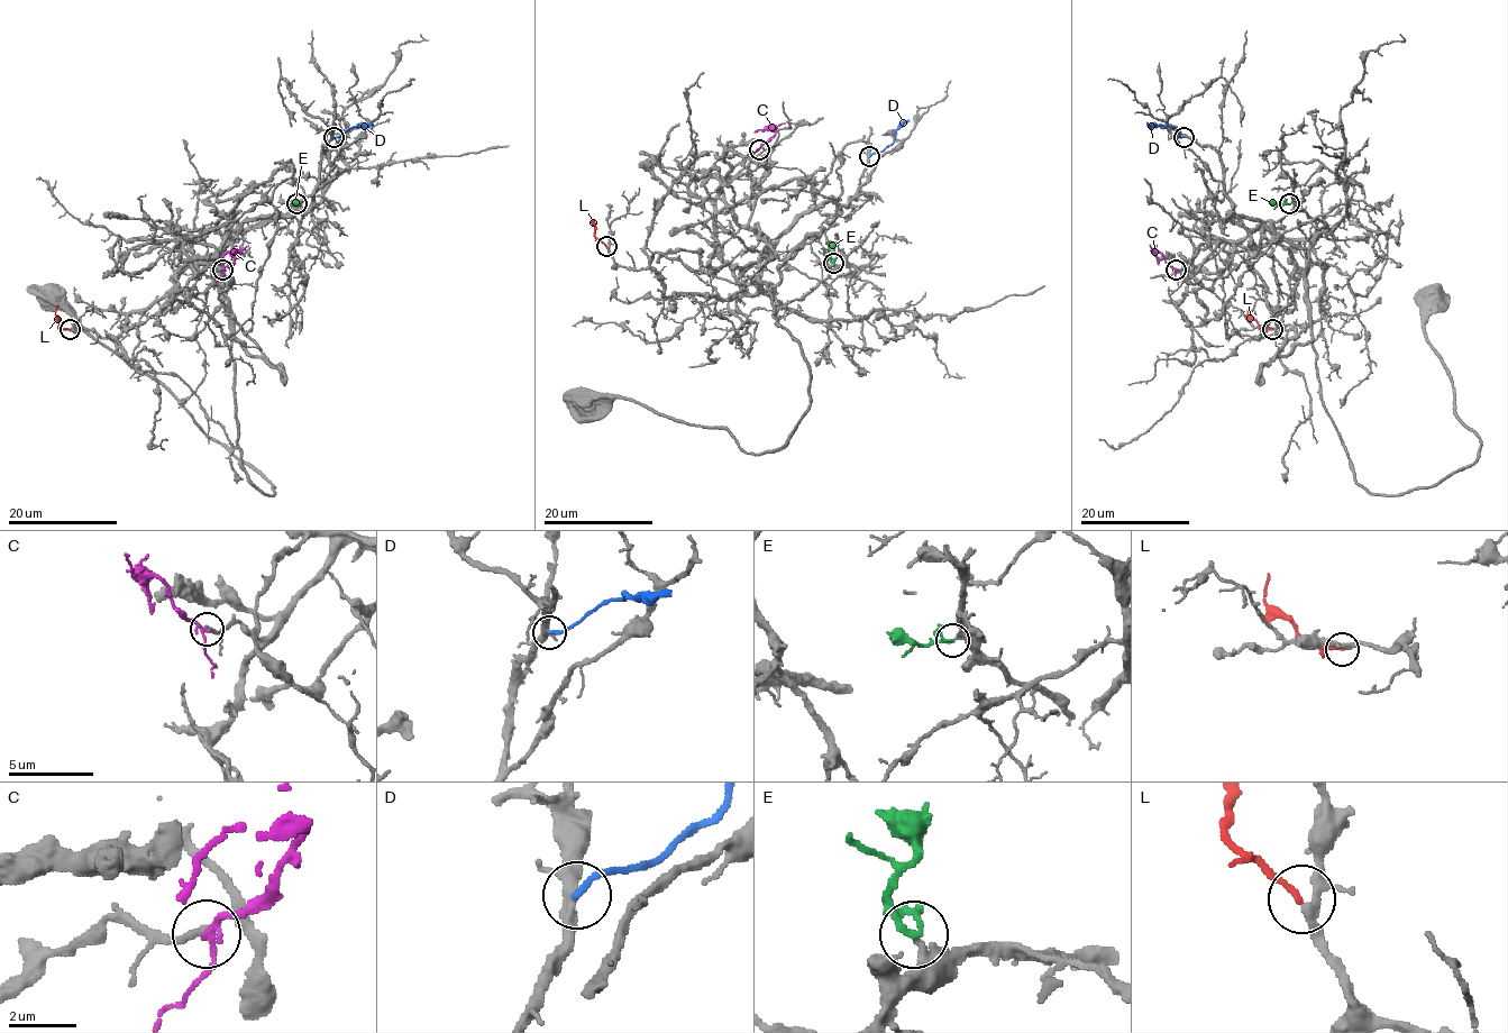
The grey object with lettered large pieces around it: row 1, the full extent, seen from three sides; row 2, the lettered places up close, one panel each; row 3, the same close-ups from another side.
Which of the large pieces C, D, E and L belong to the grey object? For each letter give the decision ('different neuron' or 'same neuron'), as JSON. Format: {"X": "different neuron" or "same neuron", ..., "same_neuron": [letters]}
{"C": "different neuron", "D": "different neuron", "E": "same neuron", "L": "same neuron", "same_neuron": ["E", "L"]}

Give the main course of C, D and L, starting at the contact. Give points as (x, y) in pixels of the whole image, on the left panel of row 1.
C: (222, 270), (239, 253), (227, 253), (218, 264)
D: (334, 137), (353, 127), (373, 124)
L: (71, 330), (58, 327), (57, 305)

